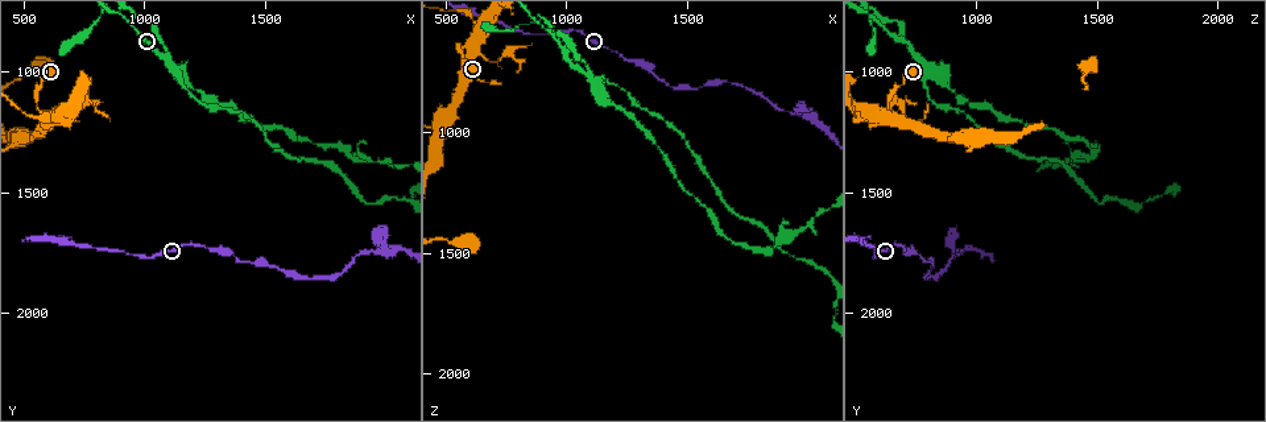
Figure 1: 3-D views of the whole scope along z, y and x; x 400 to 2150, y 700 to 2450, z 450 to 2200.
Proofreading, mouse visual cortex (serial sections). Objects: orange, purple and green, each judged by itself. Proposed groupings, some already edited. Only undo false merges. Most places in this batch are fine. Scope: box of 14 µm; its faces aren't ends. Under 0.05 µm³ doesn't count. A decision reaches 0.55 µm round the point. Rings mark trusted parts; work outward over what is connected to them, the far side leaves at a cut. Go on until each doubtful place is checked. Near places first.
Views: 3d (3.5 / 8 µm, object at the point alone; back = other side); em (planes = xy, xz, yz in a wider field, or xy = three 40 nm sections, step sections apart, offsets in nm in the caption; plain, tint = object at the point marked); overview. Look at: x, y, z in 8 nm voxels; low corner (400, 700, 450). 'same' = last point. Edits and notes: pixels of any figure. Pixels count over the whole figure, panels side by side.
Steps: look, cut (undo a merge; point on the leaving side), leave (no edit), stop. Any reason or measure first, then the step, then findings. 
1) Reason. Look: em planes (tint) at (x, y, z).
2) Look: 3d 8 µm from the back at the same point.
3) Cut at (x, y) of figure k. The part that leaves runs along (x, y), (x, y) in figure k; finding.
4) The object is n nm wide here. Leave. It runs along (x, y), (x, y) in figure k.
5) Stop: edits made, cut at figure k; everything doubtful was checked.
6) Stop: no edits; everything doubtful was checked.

Thin arm on a thick one. Look: 3d 3.5 µm from the back at (590, 1180, 650).

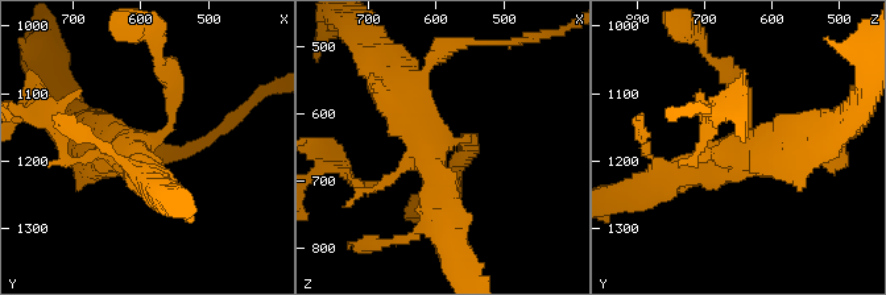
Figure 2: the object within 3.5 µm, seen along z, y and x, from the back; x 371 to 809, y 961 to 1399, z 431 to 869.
Shape alone is not enough. Look: em xy step 5 (tint) at (600, 1180, 645).

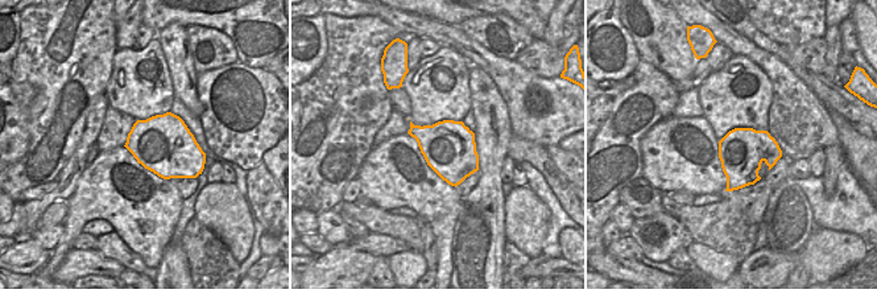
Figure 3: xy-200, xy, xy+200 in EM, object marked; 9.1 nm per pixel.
The arms are 150, 250, 400, 500 nm wide. Leave. It runs along (729, 73), (742, 141), (669, 178) in figure 2; continuous, no second cell.

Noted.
Sharp bend. Look: 3d 3.5 µm from the back at (700, 1190, 730).

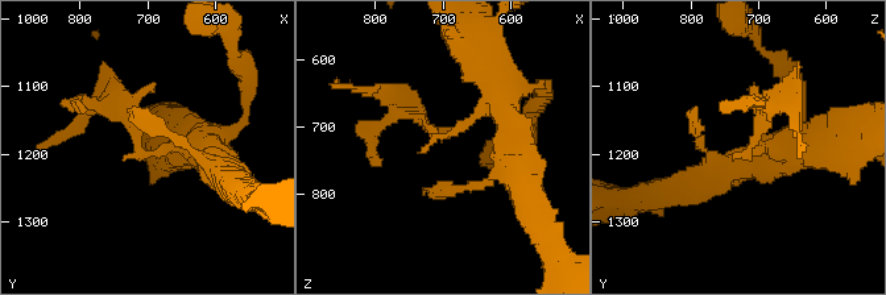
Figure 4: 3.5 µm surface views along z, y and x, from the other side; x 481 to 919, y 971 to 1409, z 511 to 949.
Look: em xy step 5 (tint) at (705, 1195, 715).

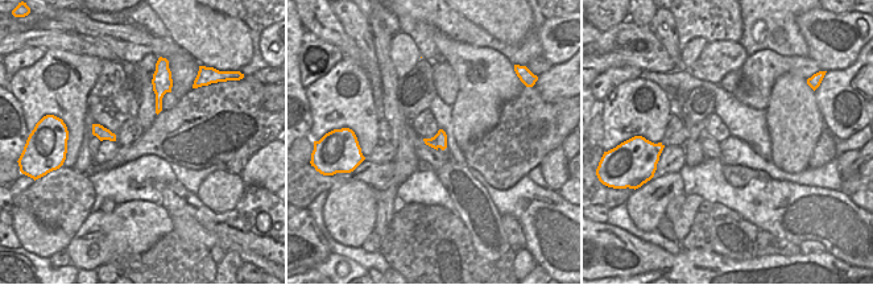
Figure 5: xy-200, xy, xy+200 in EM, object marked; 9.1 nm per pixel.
Cut it another way. Look: em planes (tint) at the same point.

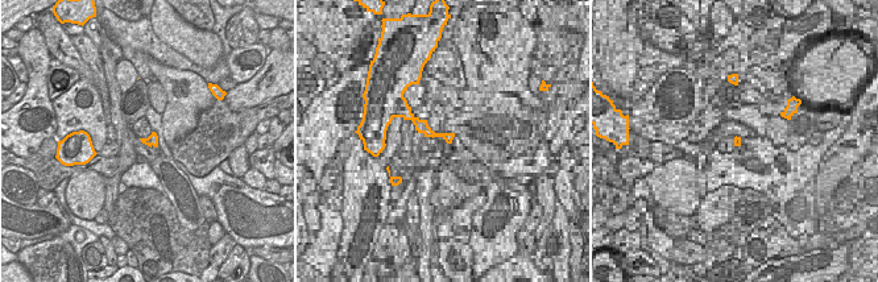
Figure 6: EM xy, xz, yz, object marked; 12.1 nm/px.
Cut at (119, 115) of figure 4. The part that leaves runs along (141, 150), (121, 109), (81, 106) in figure 4; two cells meet here.

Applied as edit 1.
Redraw. Look: overview.

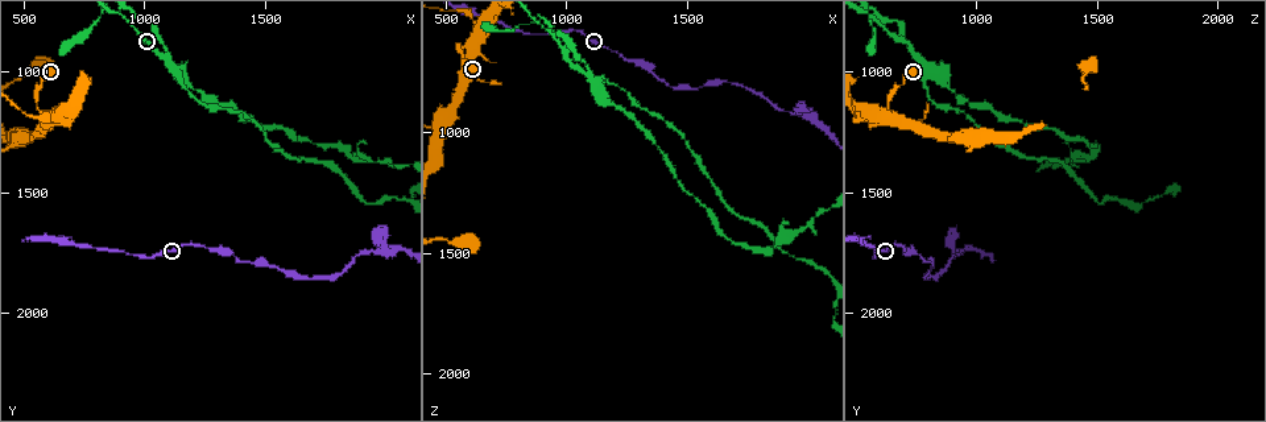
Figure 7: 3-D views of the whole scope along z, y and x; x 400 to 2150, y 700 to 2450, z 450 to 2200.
Side arm on a straight run. Look: 3d 3.5 µm from the back at (1120, 980, 790).

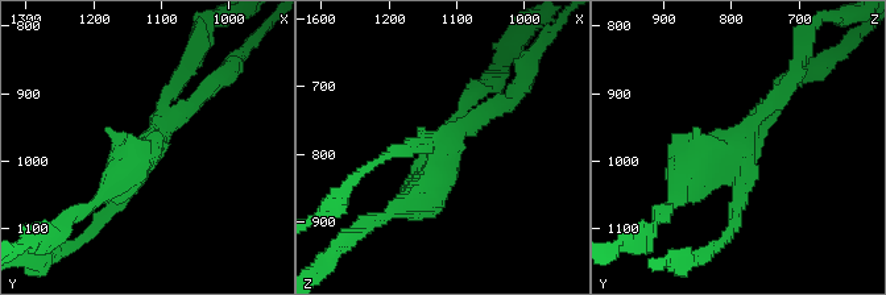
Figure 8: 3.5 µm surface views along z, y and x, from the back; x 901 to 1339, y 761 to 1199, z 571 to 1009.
3 arms meet here; the arms are 200, 200, 450 nm wide; need the tissue. Look: em xy step 2 (tint) at (1125, 990, 795).

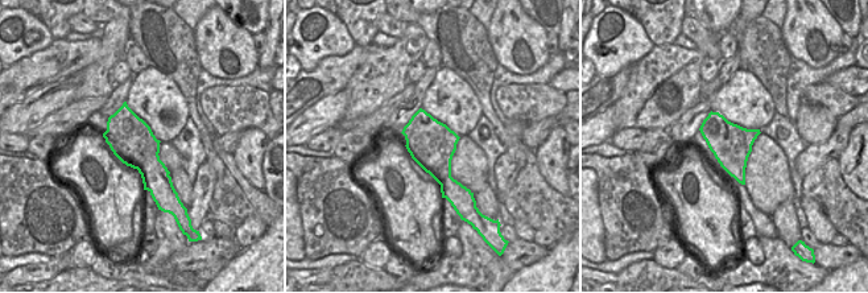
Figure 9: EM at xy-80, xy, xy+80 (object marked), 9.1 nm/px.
Cut at (421, 195) of figure 8. The part that leaves runs along (452, 138), (429, 190), (384, 216) in figure 8; a second cell is stuck on.

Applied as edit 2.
Stop: edits made, cut at figure 4, cut at figure 8; everything doubtful was checked.

